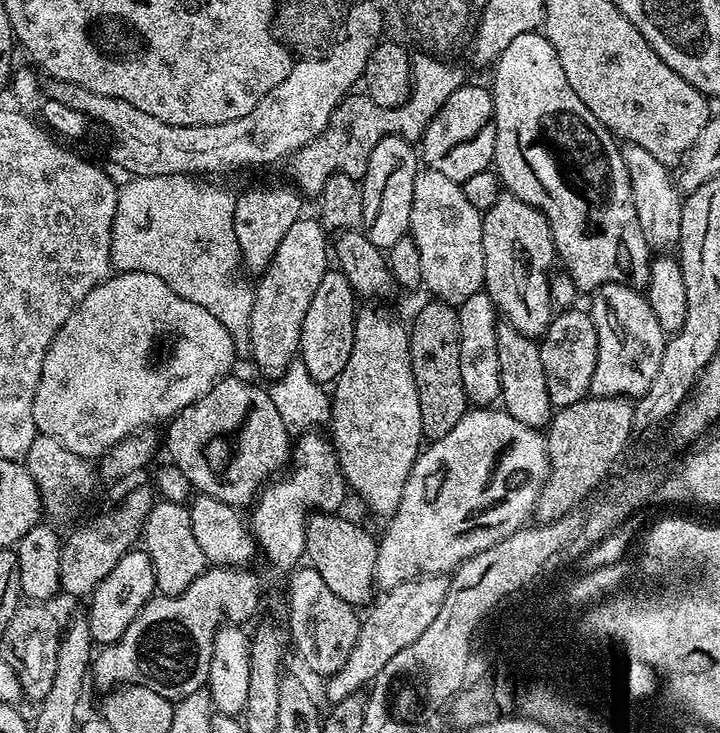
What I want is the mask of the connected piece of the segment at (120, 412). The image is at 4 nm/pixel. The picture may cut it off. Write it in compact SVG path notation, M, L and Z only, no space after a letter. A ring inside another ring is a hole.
M116 272L109 275L107 280L94 286L86 298L72 311L70 318L58 330L58 334L52 339L52 345L46 350L46 358L42 362L42 374L38 378L38 390L34 394L34 422L39 435L58 438L66 450L85 458L99 458L104 453L109 452L118 442L122 442L127 436L133 436L145 426L159 425L159 420L169 421L177 412L181 412L186 406L190 406L202 394L206 394L217 384L219 380L224 379L233 371L232 363L236 360L236 344L232 333L228 332L214 314L196 302L186 302L162 278L154 274L145 272Z

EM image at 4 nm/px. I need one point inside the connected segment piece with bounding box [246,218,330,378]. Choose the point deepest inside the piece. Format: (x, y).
(280, 299)

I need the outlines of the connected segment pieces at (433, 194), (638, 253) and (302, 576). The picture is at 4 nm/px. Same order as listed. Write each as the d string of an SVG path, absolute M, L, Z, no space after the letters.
M430 167L417 171L410 222L410 235L422 258L423 287L429 288L437 301L458 306L483 289L482 214L466 202L461 185Z
M539 31L518 34L518 38L514 38L514 42L510 42L510 46L506 46L500 59L496 61L494 71L496 71L496 81L490 84L492 115L496 121L494 171L499 176L501 185L513 196L522 198L522 202L539 208L542 215L548 219L559 263L564 263L563 271L577 289L595 290L604 284L625 284L627 288L643 289L648 282L650 249L642 234L642 226L638 226L638 210L634 210L634 194L630 190L624 153L607 126L598 122L598 118L594 118L594 114L590 114L590 110L586 110L586 106L582 106L582 98L578 98L578 94L574 94L574 90L570 90L570 82L566 82L566 70L562 70L562 62L558 62L558 54L554 54L554 46L550 46L550 42Z
M297 567L289 578L288 636L291 645L293 642L301 660L312 673L321 678L333 676L345 665L357 641L361 621L359 613L353 605L334 594L316 568Z

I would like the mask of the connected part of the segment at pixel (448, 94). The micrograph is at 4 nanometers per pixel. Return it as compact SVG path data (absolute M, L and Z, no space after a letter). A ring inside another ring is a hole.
M435 55L428 56L412 56L412 92L406 98L406 102L402 102L397 108L380 108L366 94L349 94L344 100L333 110L333 114L329 119L329 124L317 137L313 138L309 144L302 146L287 161L288 172L292 175L291 183L305 197L319 197L323 192L326 182L334 174L341 172L350 178L360 180L366 174L368 163L370 162L370 154L374 154L374 146L378 146L378 142L382 142L382 138L387 136L400 136L403 140L416 142L423 137L424 131L430 126L430 122L442 110L442 106L449 103L453 99L452 95L460 88L460 83L464 80L464 72L460 68L455 68L452 64L443 64L443 59L437 58Z

